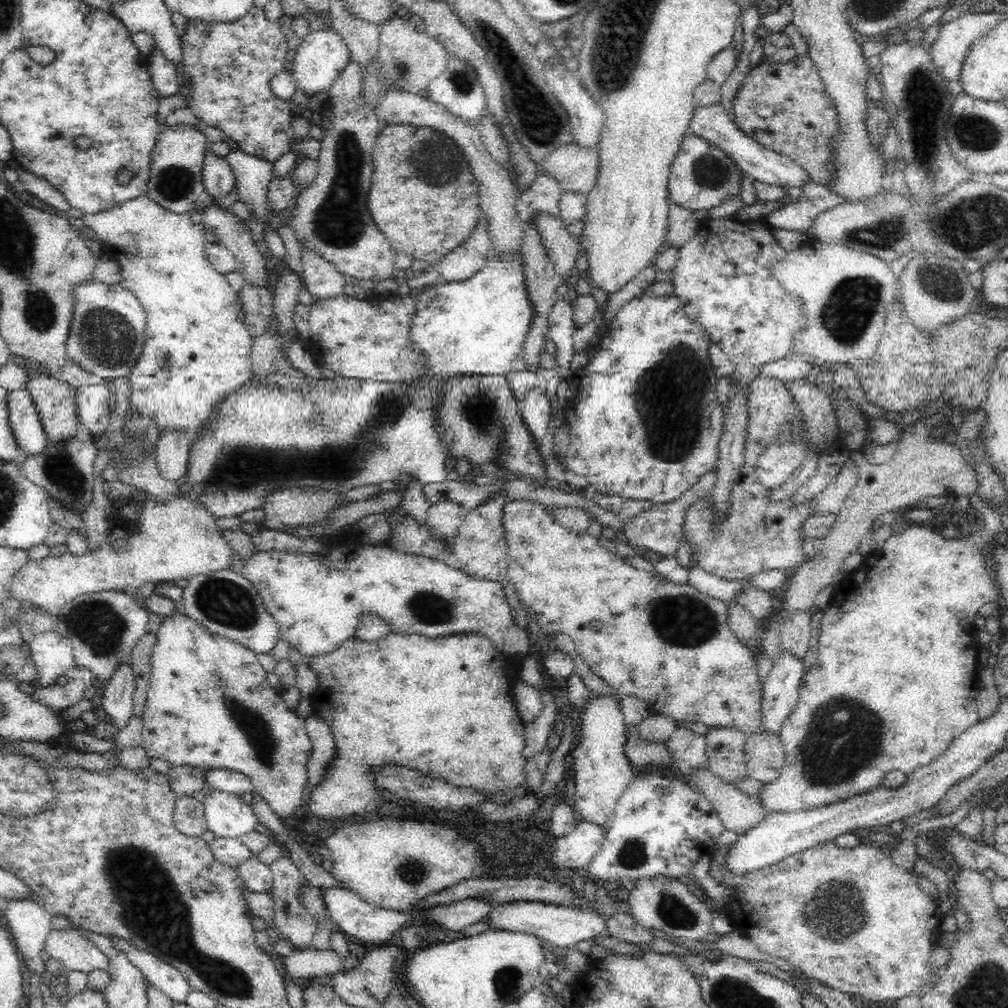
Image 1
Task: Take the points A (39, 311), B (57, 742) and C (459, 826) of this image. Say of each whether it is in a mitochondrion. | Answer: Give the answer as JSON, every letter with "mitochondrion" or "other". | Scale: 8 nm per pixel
{"A":"mitochondrion","B":"other","C":"other"}

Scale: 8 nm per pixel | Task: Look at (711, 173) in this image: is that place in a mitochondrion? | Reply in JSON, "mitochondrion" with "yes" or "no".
{"mitochondrion":"yes"}

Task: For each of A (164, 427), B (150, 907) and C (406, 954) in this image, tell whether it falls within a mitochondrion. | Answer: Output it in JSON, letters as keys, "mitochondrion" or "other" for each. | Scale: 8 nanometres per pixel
{"A":"other","B":"mitochondrion","C":"other"}

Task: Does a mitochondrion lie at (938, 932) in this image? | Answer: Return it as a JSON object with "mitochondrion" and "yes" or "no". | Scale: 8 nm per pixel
{"mitochondrion":"no"}

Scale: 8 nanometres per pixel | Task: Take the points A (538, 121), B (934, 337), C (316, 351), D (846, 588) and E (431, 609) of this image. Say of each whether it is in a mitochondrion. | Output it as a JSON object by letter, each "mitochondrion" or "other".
{"A":"mitochondrion","B":"other","C":"other","D":"other","E":"mitochondrion"}

